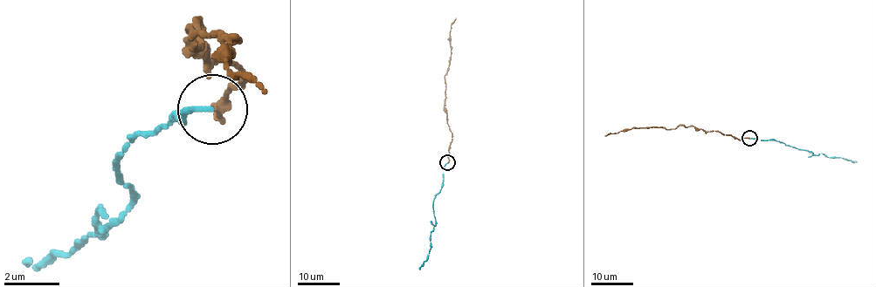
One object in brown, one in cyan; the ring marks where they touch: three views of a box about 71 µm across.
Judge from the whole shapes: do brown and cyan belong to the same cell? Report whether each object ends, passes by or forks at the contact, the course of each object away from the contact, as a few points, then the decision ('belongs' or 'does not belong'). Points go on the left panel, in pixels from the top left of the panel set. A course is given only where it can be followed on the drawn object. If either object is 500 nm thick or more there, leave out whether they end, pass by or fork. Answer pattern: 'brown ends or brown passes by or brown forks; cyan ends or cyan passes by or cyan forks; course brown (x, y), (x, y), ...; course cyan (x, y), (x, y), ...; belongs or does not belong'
brown ends; cyan ends; course brown (214, 111), (242, 69), (207, 62), (186, 27), (200, 20), (193, 48), (235, 41), (228, 76), (263, 90); course cyan (214, 111), (186, 111), (186, 125), (116, 160), (130, 208), (116, 222), (102, 208), (102, 236), (32, 257); belongs

